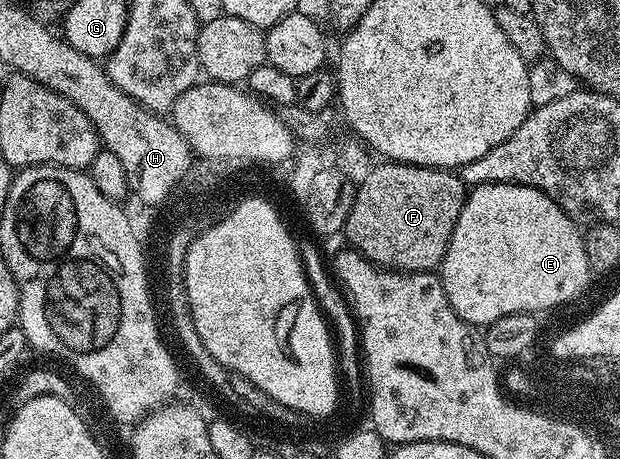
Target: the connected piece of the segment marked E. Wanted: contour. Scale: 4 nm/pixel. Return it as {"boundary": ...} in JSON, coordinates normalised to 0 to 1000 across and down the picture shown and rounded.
{"boundary":[[[785,401],[755,416],[718,564],[710,575],[708,603],[737,686],[760,710],[781,715],[805,697],[805,688],[892,675],[934,647],[953,608],[953,590],[932,486],[916,475],[895,436],[855,405]]]}

